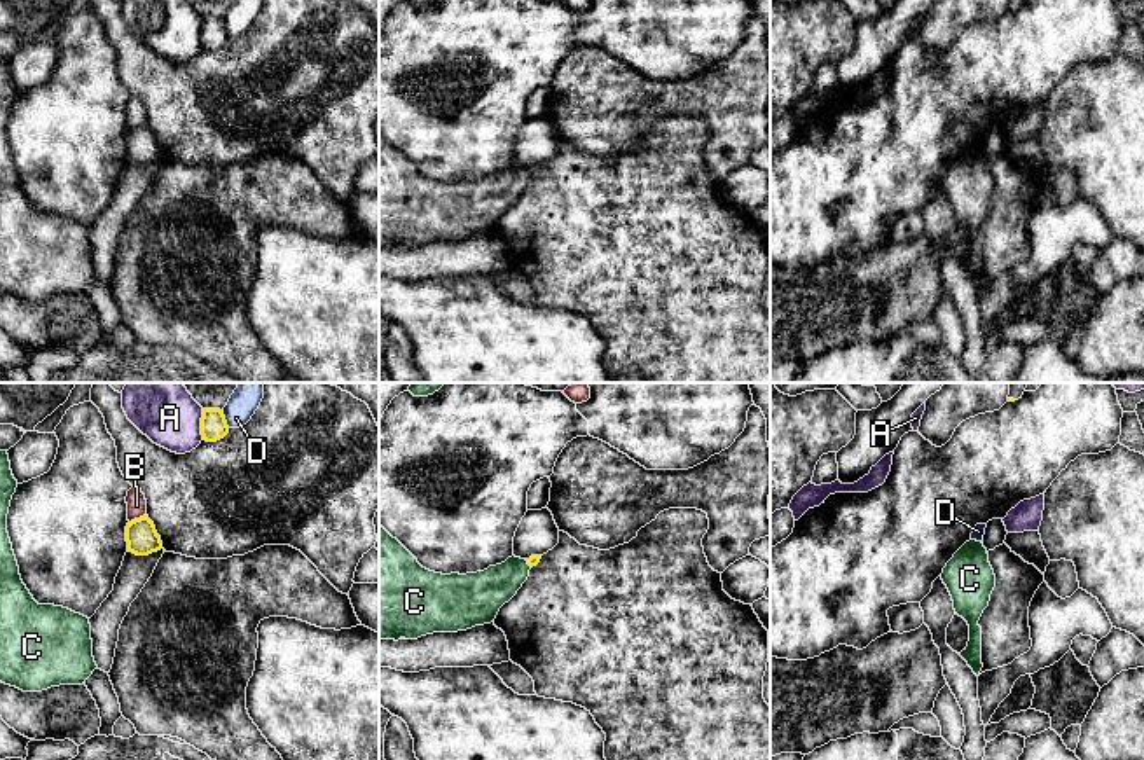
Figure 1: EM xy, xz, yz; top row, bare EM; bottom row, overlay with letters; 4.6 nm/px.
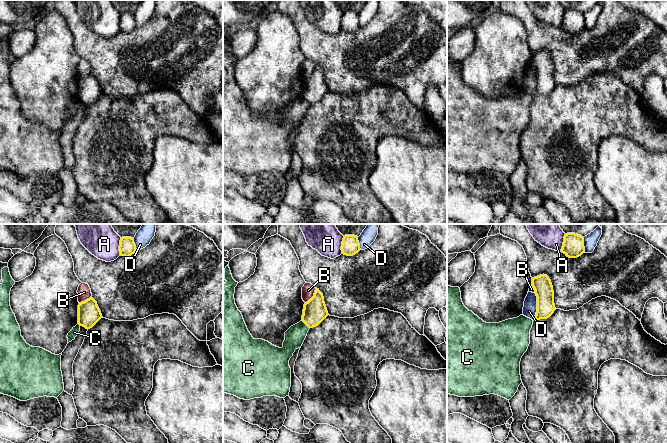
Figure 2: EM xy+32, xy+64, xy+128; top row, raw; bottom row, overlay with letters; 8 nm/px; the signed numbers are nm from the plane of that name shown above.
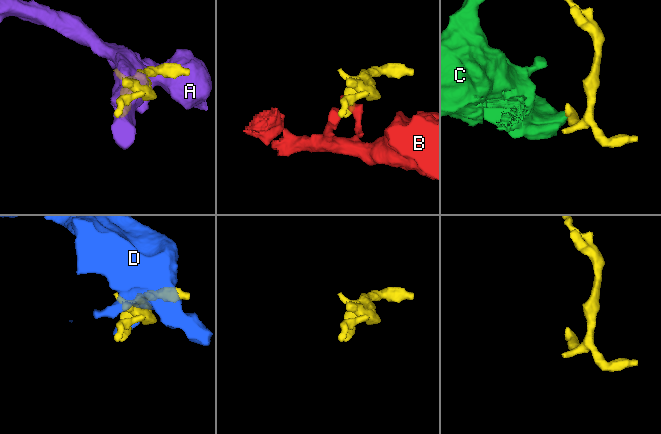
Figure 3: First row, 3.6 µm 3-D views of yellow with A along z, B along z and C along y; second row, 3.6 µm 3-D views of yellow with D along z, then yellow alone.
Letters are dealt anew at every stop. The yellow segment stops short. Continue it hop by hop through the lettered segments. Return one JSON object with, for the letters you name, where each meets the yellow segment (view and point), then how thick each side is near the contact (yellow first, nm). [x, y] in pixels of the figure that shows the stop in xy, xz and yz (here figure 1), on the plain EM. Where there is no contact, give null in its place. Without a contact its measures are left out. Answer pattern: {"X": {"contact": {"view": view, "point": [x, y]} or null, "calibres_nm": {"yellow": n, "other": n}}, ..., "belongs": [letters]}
{"belongs": []}

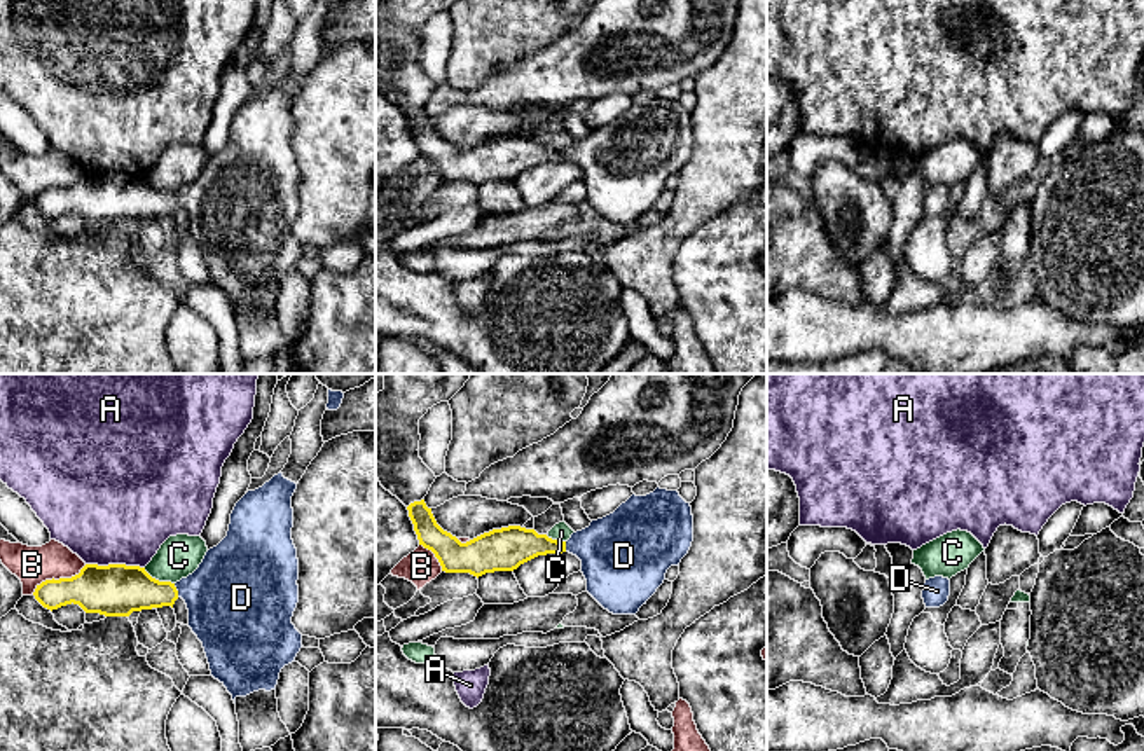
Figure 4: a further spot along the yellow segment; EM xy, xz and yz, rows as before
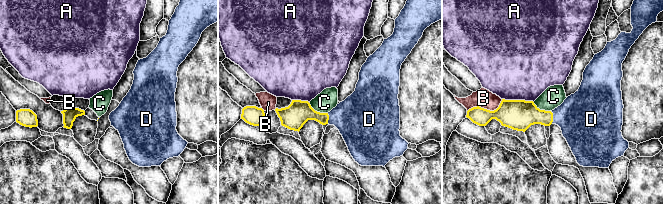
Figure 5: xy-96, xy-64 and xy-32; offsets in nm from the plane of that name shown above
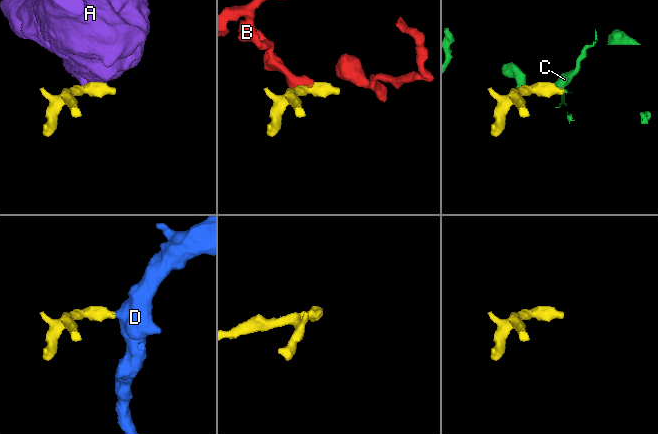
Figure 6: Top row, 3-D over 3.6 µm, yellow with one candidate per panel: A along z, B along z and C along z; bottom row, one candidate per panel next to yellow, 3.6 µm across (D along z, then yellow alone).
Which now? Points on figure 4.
{"D": {"contact": {"view": "xy", "point": [177, 199]}, "calibres_nm": {"yellow": 220, "other": 400}}, "belongs": ["D"]}

